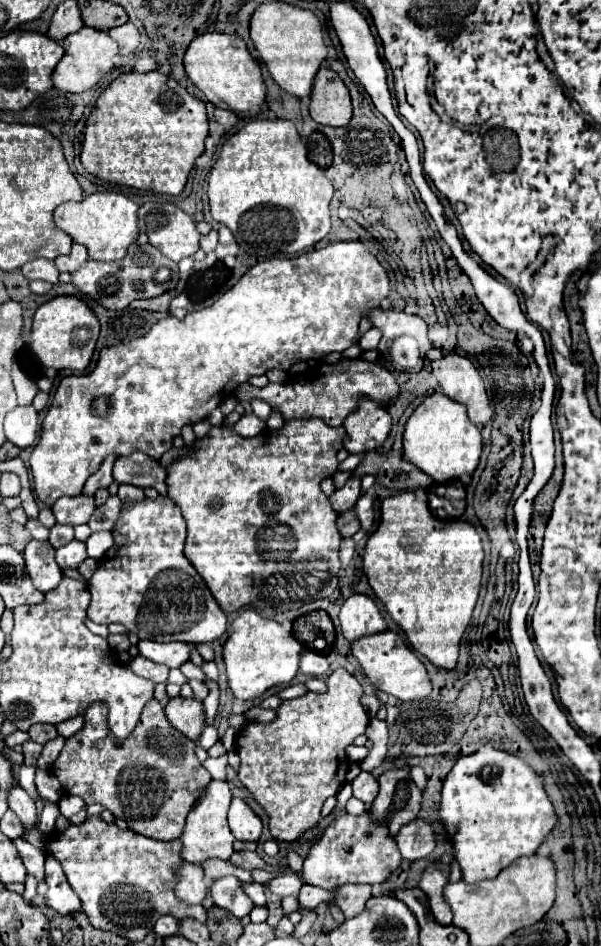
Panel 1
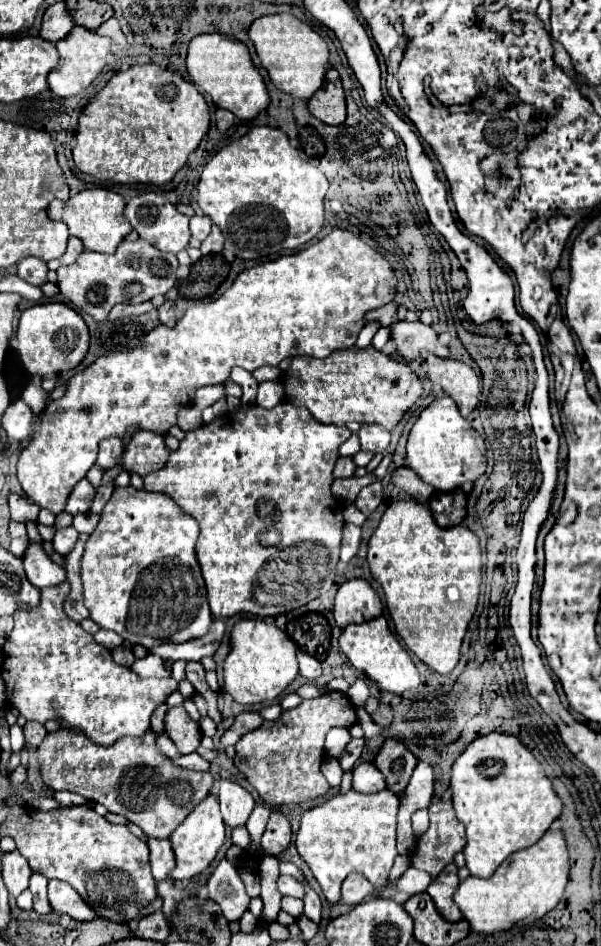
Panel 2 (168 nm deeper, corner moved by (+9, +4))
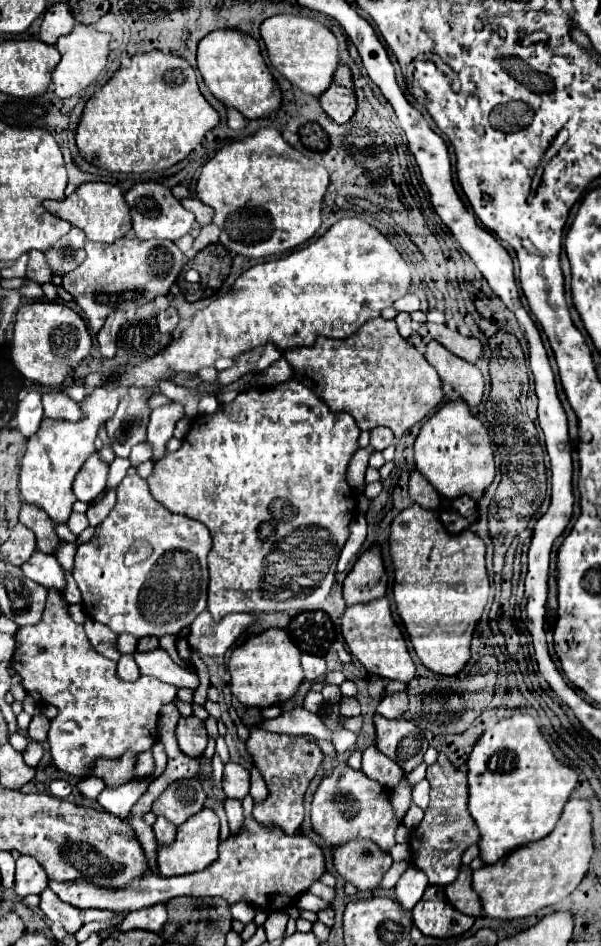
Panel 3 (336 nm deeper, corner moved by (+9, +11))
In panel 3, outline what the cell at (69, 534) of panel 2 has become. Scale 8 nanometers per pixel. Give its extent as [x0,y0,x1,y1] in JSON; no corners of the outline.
[67,512,89,534]

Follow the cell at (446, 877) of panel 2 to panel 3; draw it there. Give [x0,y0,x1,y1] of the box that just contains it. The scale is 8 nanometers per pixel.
[443,866,481,916]

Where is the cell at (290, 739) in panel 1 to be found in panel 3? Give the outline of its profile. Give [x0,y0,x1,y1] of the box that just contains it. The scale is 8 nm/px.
[247,726,323,834]

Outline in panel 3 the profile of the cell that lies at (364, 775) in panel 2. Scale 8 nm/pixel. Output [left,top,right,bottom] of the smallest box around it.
[363,746,403,790]

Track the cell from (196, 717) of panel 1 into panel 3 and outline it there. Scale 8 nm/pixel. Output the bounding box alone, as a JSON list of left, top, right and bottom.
[175,716,207,756]

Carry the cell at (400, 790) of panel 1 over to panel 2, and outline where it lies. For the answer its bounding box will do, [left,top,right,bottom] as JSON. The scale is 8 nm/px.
[375,737,419,793]

